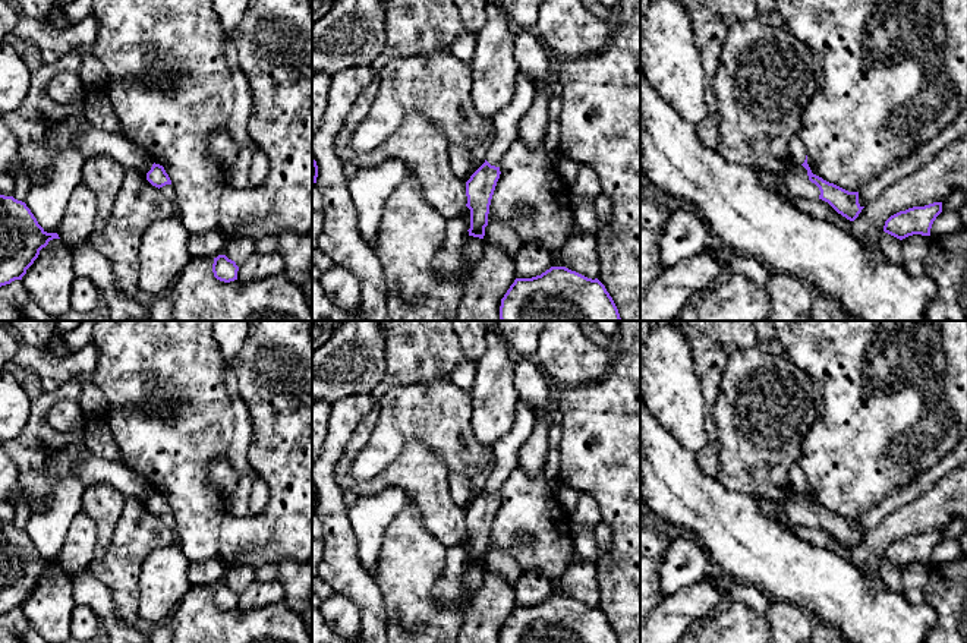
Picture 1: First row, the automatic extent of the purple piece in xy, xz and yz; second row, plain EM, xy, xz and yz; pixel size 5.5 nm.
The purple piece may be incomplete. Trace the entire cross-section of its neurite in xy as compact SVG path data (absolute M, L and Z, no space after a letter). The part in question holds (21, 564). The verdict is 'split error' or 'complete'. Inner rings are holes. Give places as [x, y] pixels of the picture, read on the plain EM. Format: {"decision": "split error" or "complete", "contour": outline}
{"decision": "complete", "contour": "M0 523L0 615L22 608L40 579L53 567L60 565L57 561L47 561L25 530Z"}

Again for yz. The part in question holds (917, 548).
{"decision": "complete", "contour": "M942 530L913 535L891 543L885 549L883 560L900 568L913 562L930 564L932 552L941 540Z"}

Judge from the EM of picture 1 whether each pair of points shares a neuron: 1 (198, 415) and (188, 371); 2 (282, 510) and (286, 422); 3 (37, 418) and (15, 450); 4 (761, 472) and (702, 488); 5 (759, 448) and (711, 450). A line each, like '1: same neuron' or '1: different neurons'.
1: same neuron
2: same neuron
3: same neuron
4: different neurons
5: different neurons

